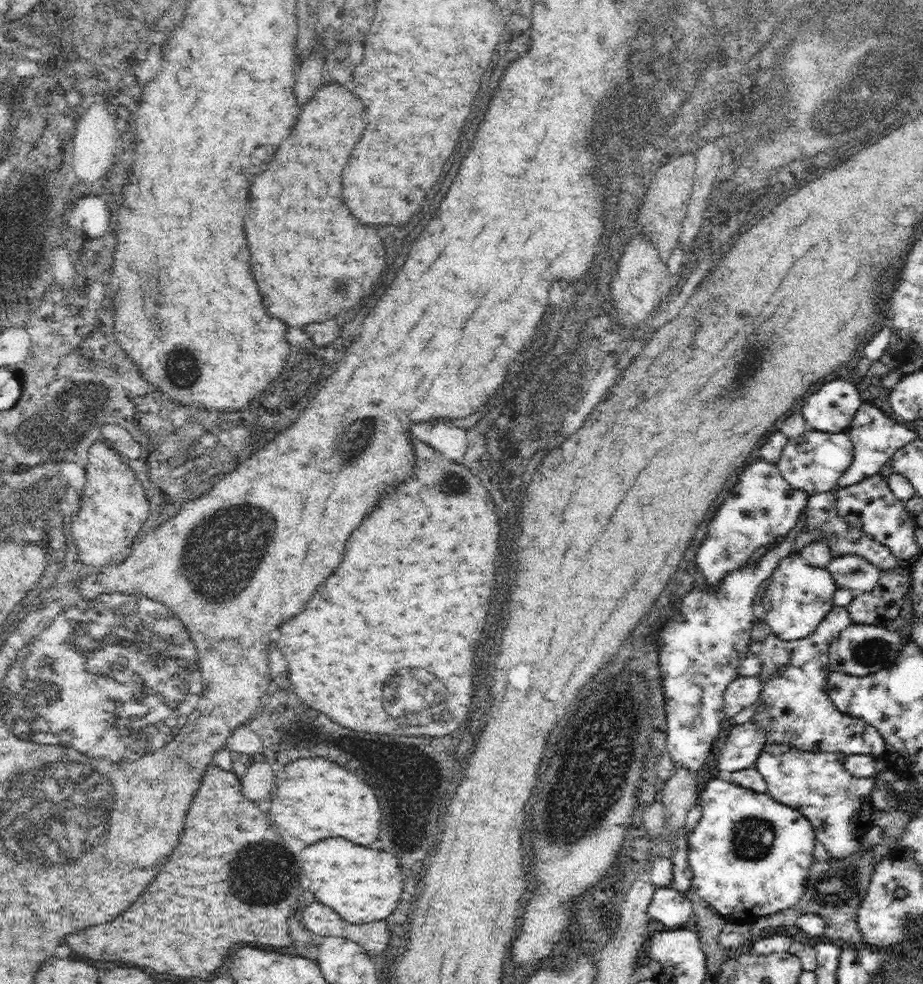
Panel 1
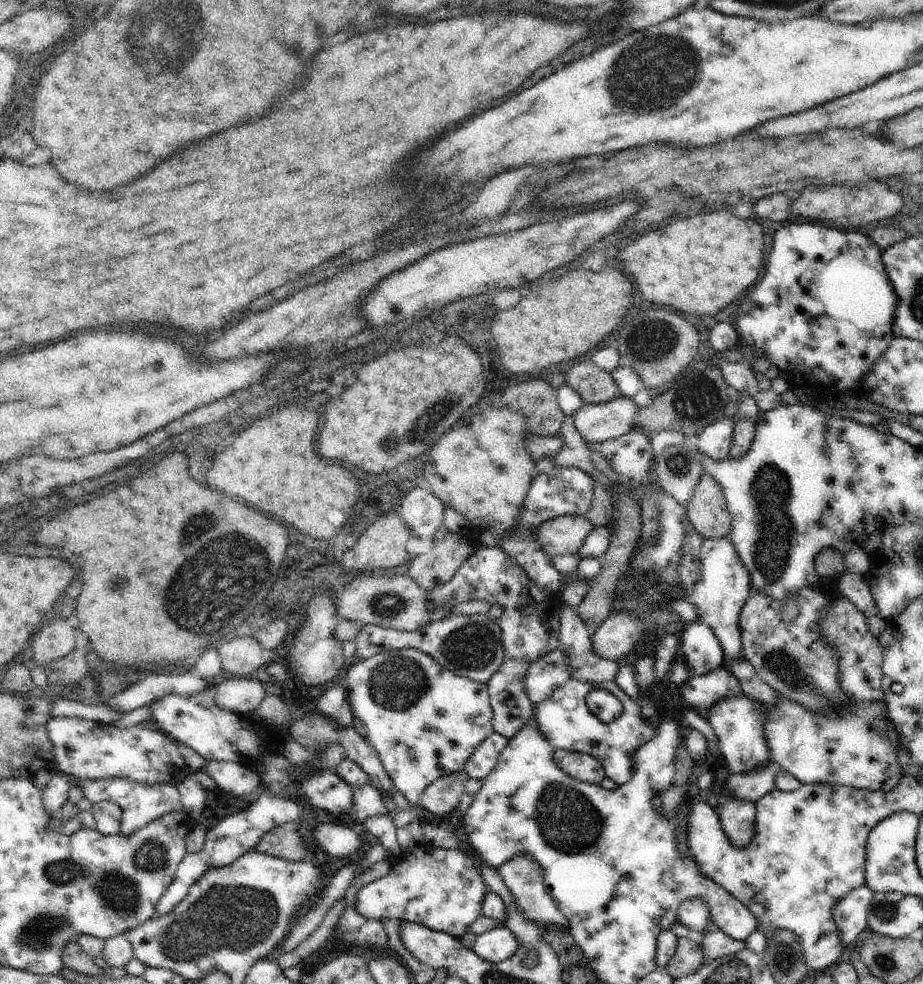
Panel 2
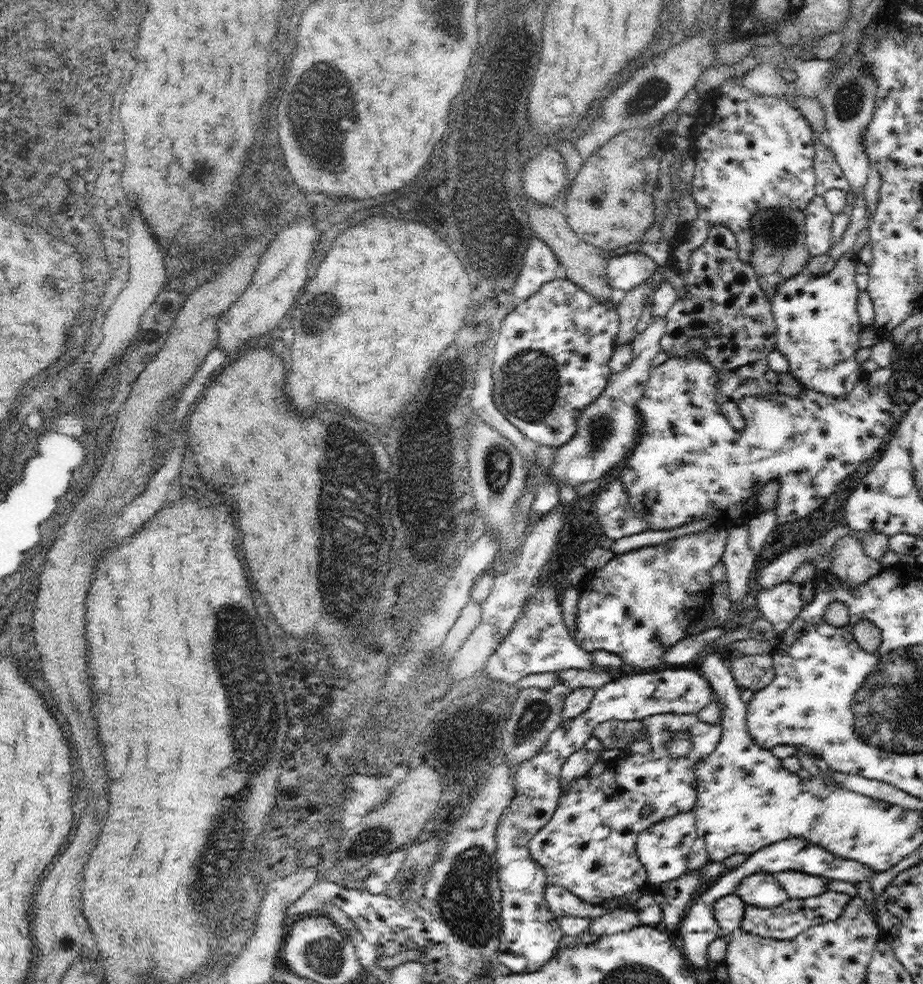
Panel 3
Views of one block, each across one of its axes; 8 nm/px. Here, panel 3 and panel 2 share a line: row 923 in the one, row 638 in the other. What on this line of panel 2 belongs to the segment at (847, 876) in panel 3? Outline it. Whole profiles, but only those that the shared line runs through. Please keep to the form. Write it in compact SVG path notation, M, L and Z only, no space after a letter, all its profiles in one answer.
M699 622L691 624L683 636L679 646L679 656L685 660L689 674L705 676L723 666L723 648L709 626L701 626Z

